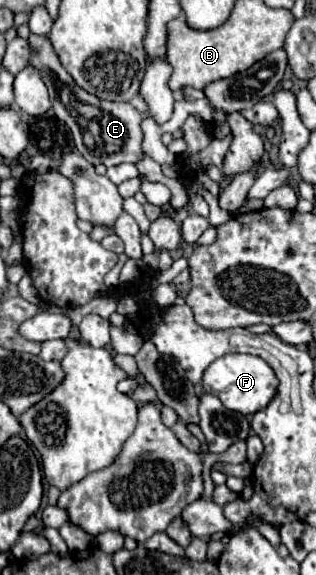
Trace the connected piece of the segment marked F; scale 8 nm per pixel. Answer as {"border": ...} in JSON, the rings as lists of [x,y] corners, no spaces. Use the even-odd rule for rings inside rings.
{"border":[[[249,354],[223,356],[215,360],[203,374],[203,390],[217,396],[227,410],[239,412],[243,416],[249,416],[267,408],[267,404],[277,394],[277,386],[279,386],[279,380],[271,370],[271,366],[259,356],[249,356]]]}

